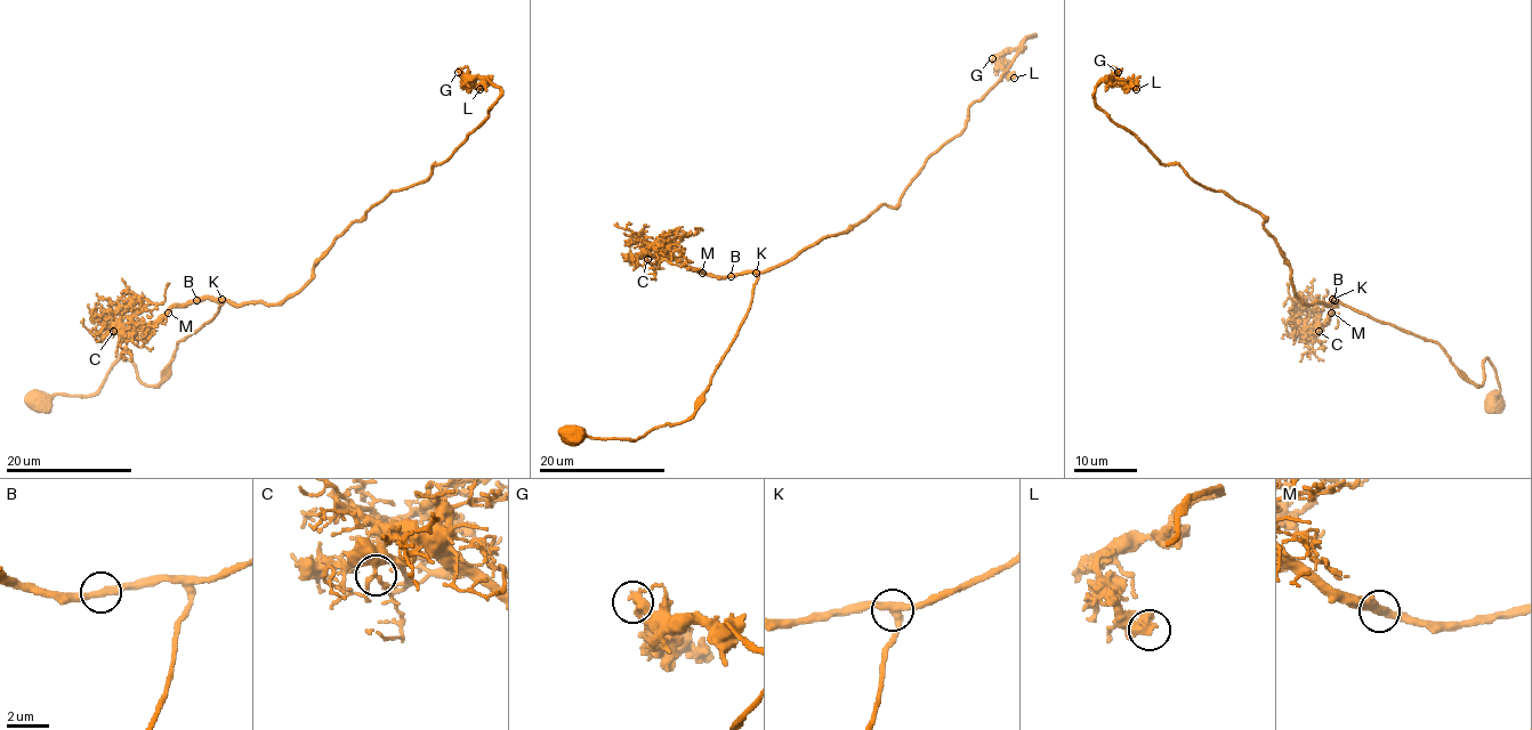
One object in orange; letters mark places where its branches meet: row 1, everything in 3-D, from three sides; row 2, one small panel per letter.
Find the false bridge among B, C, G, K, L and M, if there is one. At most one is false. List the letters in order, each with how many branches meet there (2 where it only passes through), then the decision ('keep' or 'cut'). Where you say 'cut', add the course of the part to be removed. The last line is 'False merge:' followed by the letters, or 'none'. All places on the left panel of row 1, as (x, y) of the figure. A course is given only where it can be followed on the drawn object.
B: 2 | keep
C: 3 | keep
G: 2 | keep
K: 3 | keep
L: 2 | keep
M: 3 | keep
False merge: none

